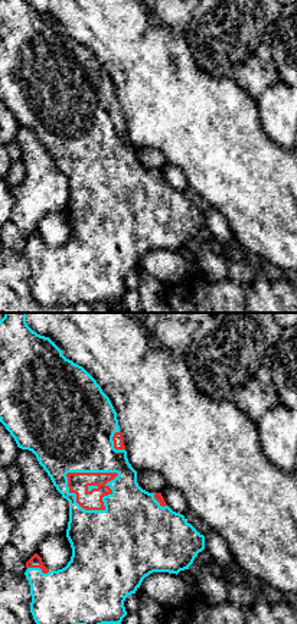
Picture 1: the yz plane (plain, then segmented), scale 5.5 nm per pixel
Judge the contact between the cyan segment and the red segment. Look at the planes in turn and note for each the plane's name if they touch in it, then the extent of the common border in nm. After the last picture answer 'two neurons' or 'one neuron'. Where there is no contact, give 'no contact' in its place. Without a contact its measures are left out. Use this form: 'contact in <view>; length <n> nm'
contact in yz; length 300 nm

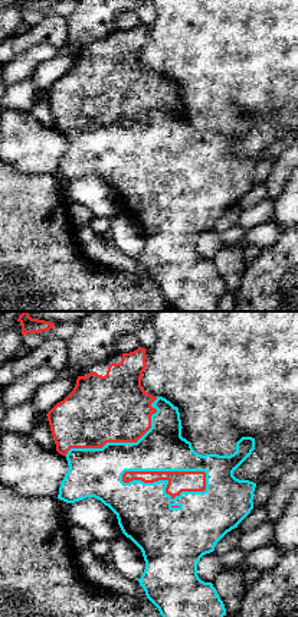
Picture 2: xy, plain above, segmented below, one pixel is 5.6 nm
contact in xy; length 480 nm

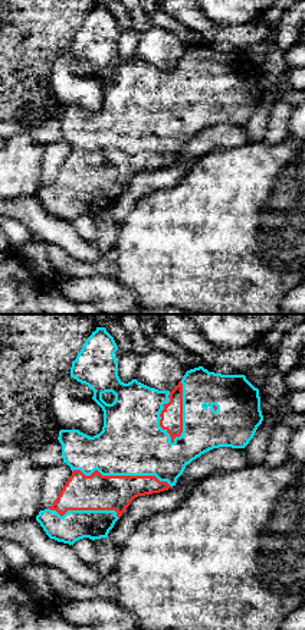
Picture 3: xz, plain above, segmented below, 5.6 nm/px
contact in xz; length 360 nm

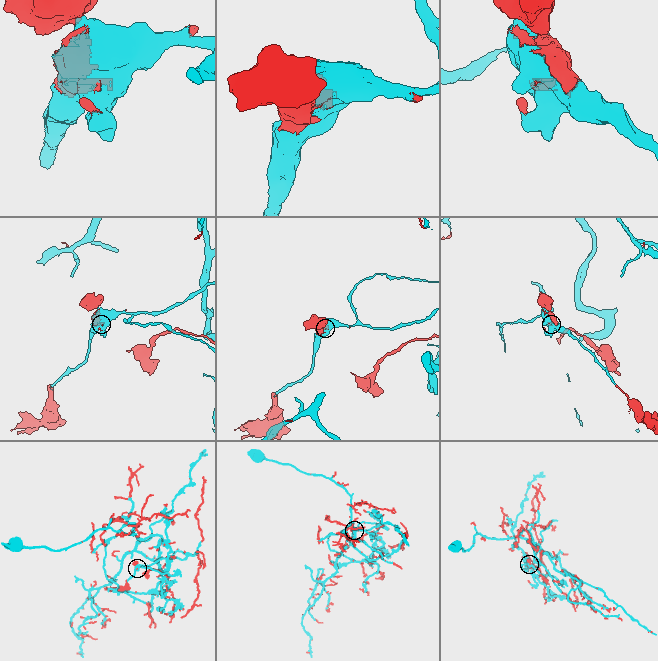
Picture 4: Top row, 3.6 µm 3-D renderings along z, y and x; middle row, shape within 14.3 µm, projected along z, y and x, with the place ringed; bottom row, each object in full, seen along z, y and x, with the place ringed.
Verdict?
one neuron

